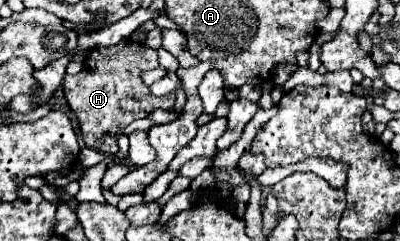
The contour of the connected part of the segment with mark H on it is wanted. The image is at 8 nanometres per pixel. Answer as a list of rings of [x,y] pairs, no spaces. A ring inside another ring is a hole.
[[[121,40],[115,46],[109,48],[93,48],[87,52],[83,70],[75,76],[65,76],[61,88],[67,98],[69,108],[75,112],[79,120],[79,130],[81,138],[87,146],[105,154],[117,154],[117,138],[121,136],[123,128],[129,126],[133,120],[147,116],[149,112],[157,108],[173,108],[173,94],[165,98],[157,98],[151,94],[151,90],[143,84],[141,72],[143,70],[153,70],[157,68],[157,50],[133,42],[133,40]],[[171,98],[171,100],[167,100]]]

